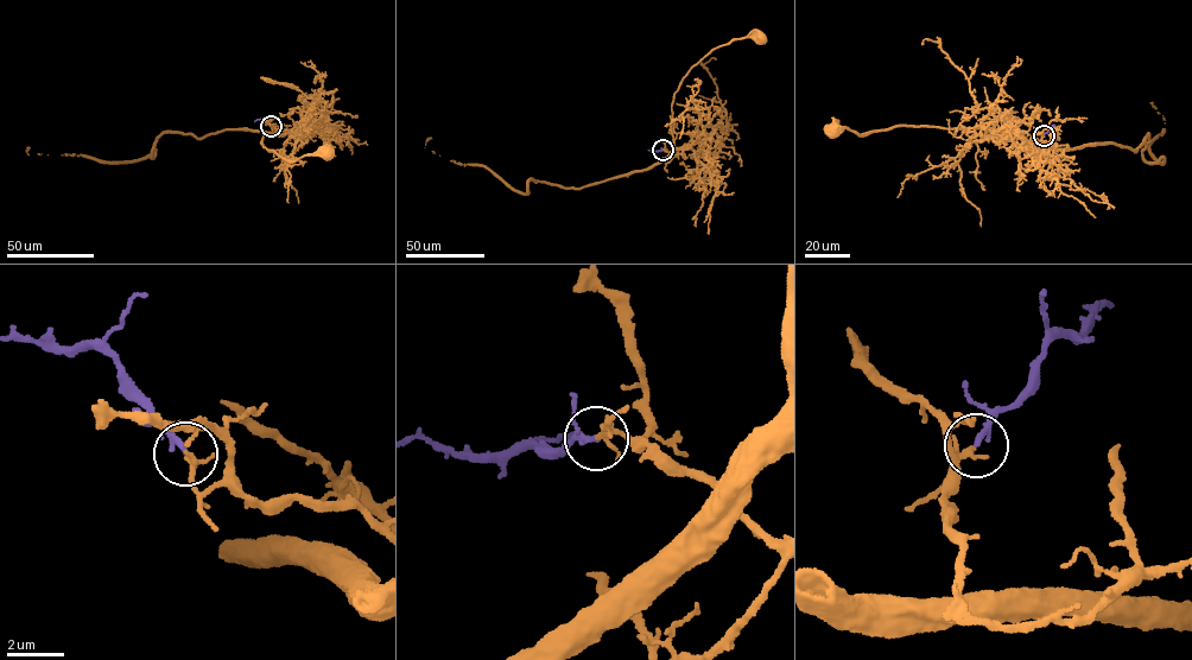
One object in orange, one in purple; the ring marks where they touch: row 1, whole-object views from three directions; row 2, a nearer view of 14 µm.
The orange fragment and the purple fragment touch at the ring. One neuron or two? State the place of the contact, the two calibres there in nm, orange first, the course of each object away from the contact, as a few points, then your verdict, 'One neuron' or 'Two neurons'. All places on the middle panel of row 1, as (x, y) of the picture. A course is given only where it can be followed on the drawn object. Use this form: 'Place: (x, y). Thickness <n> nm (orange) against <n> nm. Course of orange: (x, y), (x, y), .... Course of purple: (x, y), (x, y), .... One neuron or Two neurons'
Place: (663, 150). Thickness 150 nm (orange) against 200 nm. Course of orange: (663, 150), (676, 156), (690, 148), (674, 147), (671, 129), (673, 94), (689, 70), (733, 40), (762, 38). Course of purple: (663, 150), (648, 150). One neuron

